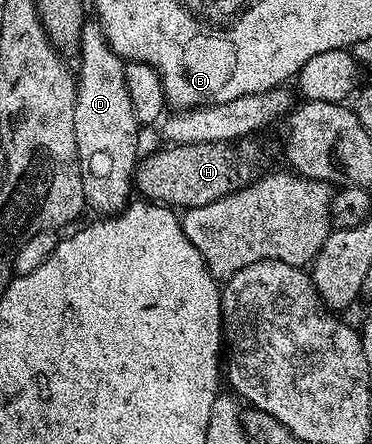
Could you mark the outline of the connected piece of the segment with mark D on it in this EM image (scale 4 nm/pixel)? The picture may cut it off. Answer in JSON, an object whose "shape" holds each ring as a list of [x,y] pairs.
{"shape":[[[85,21],[80,33],[78,57],[80,74],[78,70],[74,140],[81,152],[84,201],[100,213],[97,215],[115,216],[123,211],[134,194],[142,123],[134,116],[134,104],[130,104],[130,92],[126,92],[125,59],[119,58],[114,48],[110,48],[99,22]]]}

